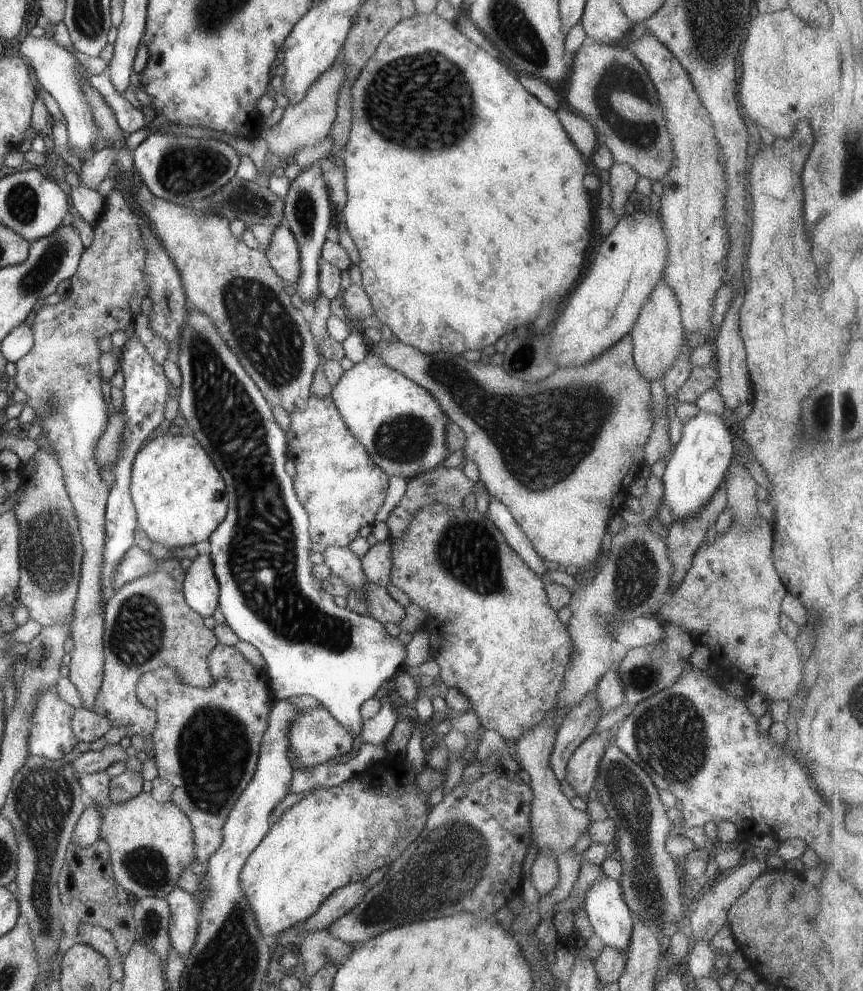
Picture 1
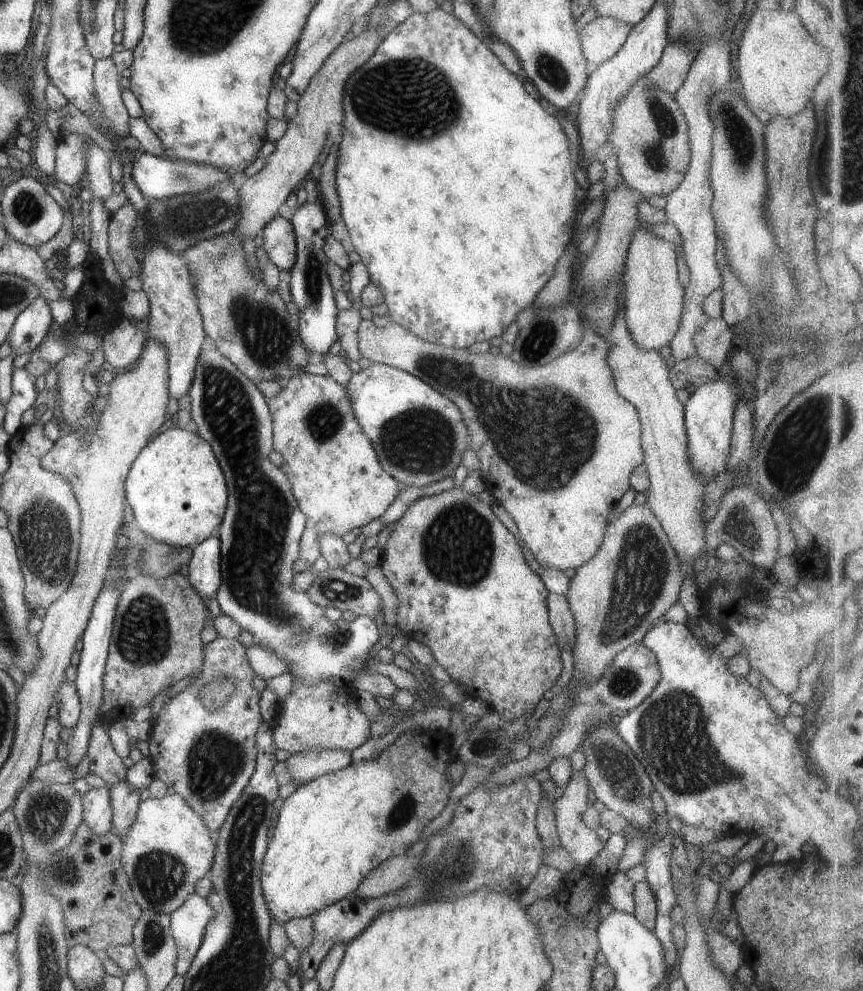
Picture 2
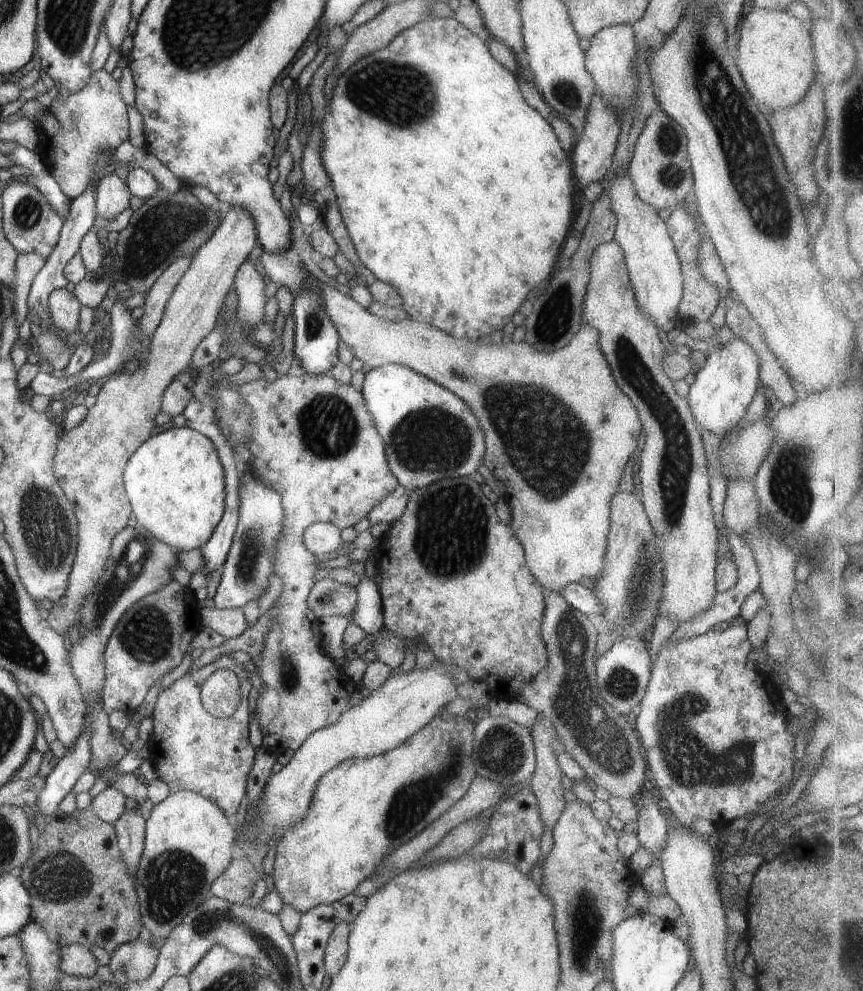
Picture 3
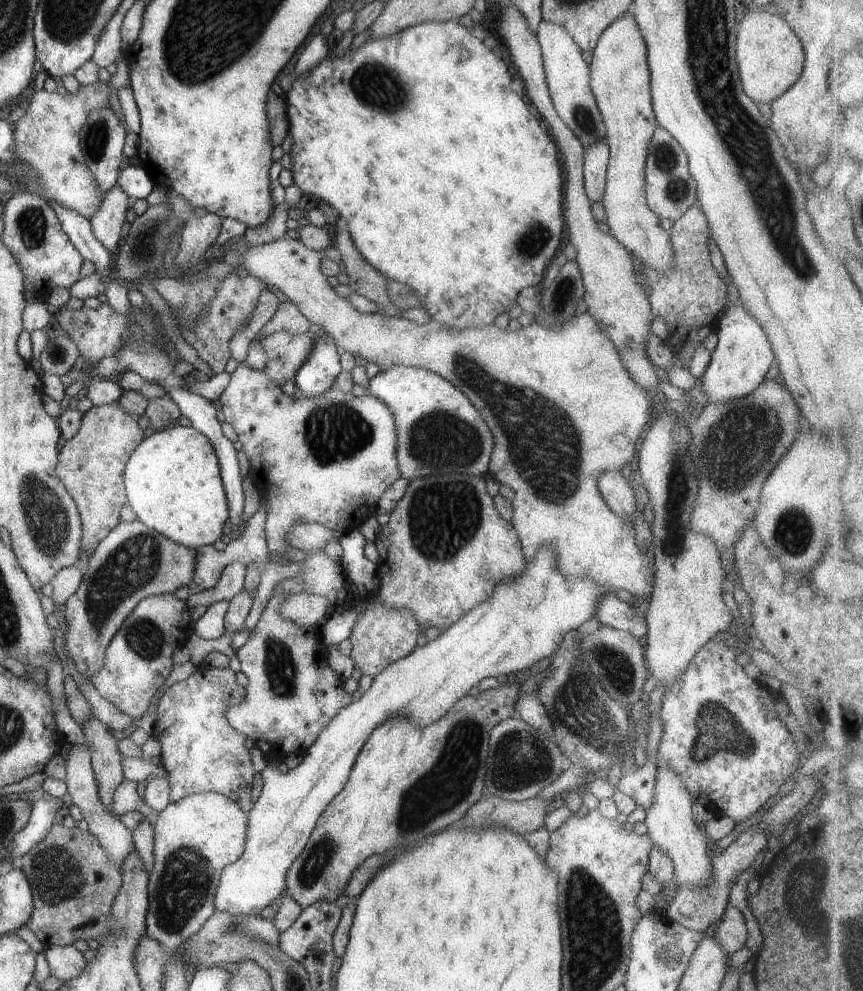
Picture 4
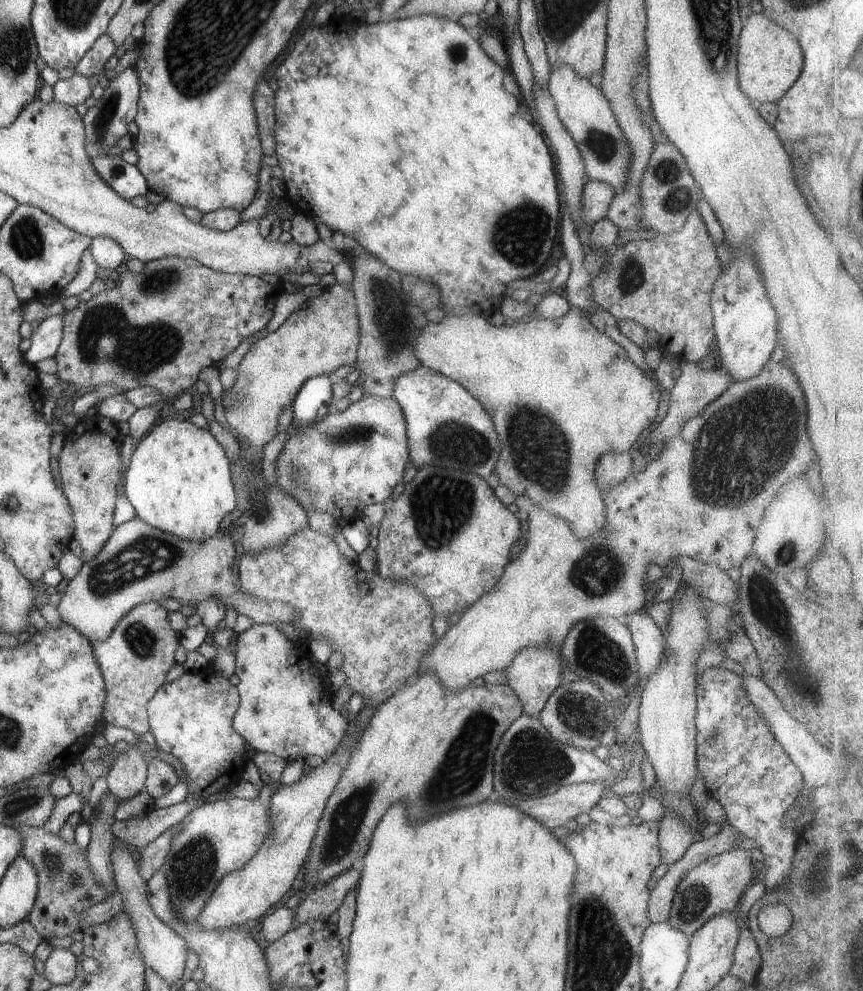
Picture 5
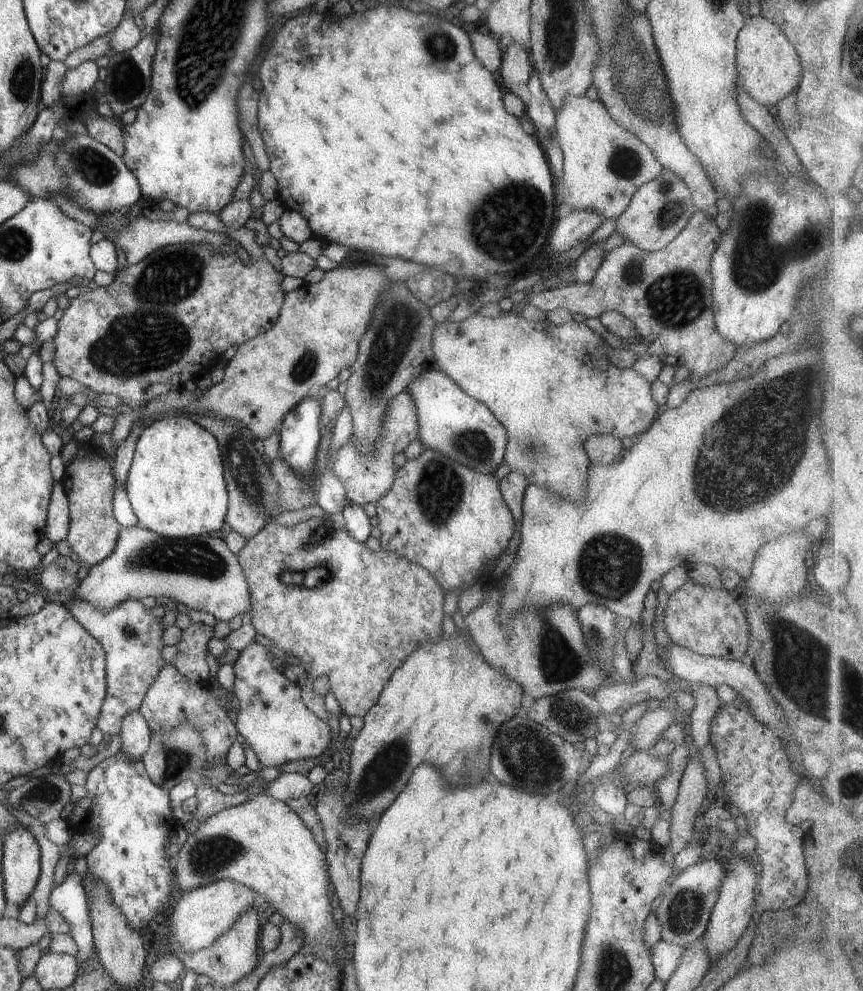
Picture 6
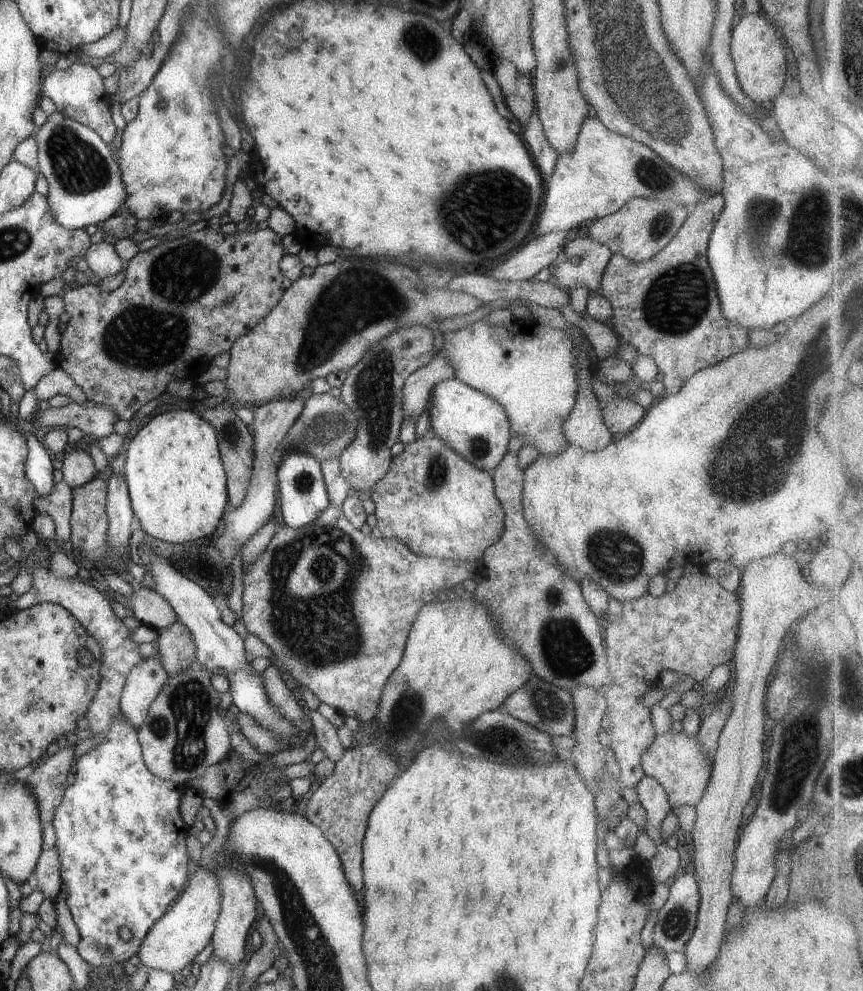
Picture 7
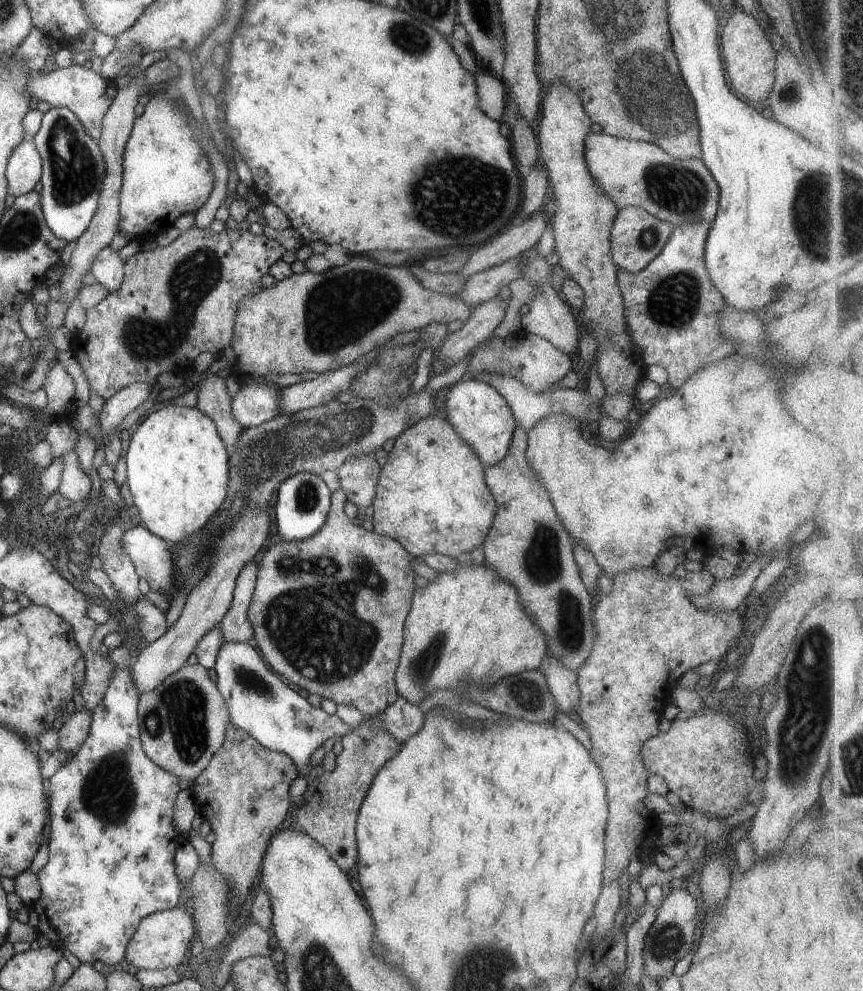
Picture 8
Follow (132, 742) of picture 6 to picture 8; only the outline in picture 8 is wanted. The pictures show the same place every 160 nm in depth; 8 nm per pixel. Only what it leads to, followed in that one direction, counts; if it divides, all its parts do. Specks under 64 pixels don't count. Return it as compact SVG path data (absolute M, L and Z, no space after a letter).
M243 508L241 514L231 522L231 528L217 540L211 566L207 568L207 574L203 576L203 580L191 590L191 594L188 594L179 618L168 626L168 630L155 642L139 649L132 660L133 676L131 678L135 680L133 684L137 686L137 692L147 692L155 688L169 674L186 665L188 656L194 652L193 648L197 640L213 626L217 626L231 605L237 574L271 540L268 526L269 518L264 508Z

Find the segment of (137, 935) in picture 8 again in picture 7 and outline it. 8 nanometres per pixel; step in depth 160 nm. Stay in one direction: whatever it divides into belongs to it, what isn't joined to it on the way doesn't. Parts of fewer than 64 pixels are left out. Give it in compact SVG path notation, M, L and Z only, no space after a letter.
M198 867L191 868L187 884L179 898L171 904L166 912L153 922L141 944L135 952L137 958L147 969L156 969L175 974L207 946L217 918L217 877Z

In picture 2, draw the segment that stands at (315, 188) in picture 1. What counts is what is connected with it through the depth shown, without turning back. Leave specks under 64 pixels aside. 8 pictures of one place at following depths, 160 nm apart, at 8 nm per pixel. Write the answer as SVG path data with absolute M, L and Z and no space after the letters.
M316 198L312 202L305 201L297 204L290 223L296 242L296 253L293 266L289 270L291 305L296 308L298 331L301 342L309 352L327 355L332 342L337 339L335 330L335 317L338 311L333 299L334 292L326 273L329 262L322 246L324 238L329 234L329 220L324 213L321 201Z

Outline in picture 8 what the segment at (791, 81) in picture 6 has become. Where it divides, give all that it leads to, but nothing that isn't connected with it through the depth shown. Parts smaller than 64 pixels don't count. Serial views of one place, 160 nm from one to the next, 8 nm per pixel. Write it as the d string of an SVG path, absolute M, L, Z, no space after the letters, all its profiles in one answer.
M740 9L727 19L721 30L721 56L730 78L729 84L737 96L754 101L761 101L768 96L775 76L776 53L757 21Z

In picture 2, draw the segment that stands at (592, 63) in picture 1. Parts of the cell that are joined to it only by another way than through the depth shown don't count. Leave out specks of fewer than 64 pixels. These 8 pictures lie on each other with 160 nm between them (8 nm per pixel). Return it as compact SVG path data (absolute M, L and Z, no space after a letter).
M646 74L634 80L614 104L608 132L608 140L614 146L618 171L623 182L633 190L637 190L643 198L655 195L667 196L683 180L690 161L690 146L686 130L685 117L674 97L654 87Z

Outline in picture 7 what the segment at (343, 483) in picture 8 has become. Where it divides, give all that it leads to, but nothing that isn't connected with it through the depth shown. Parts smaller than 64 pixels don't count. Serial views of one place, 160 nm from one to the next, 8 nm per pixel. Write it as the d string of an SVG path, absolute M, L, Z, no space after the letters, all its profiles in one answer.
M417 324L401 326L383 340L371 344L361 359L346 371L338 400L357 414L357 432L351 444L339 454L341 478L349 484L349 492L372 492L375 482L389 469L390 448L398 442L403 419L403 384L417 368L425 366L435 356L433 330Z

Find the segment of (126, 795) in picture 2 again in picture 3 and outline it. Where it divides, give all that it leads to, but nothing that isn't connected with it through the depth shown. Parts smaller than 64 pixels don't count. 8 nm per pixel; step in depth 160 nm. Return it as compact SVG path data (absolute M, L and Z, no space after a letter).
M136 809L124 810L112 824L118 841L121 860L127 868L127 874L134 878L137 864L141 860L145 838L145 819Z

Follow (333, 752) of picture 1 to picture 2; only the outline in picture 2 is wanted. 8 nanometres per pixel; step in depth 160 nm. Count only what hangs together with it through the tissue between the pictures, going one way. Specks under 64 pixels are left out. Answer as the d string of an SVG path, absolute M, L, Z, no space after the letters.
M292 678L291 692L279 700L278 709L269 723L276 748L290 754L315 751L316 749L353 750L363 744L370 736L370 722L359 710L354 692L347 686L335 689L332 685L320 681L307 685L300 679Z

